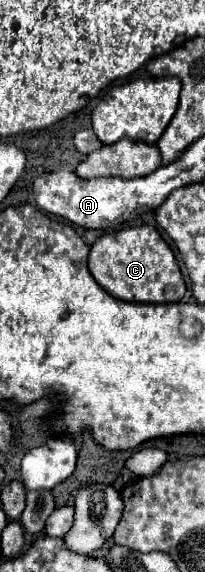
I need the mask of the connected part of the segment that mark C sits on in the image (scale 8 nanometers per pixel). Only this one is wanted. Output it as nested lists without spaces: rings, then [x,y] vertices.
[[[149,224],[131,226],[99,236],[91,246],[89,272],[103,290],[127,302],[167,304],[179,302],[185,294],[185,282],[171,248],[161,238],[157,228]]]

